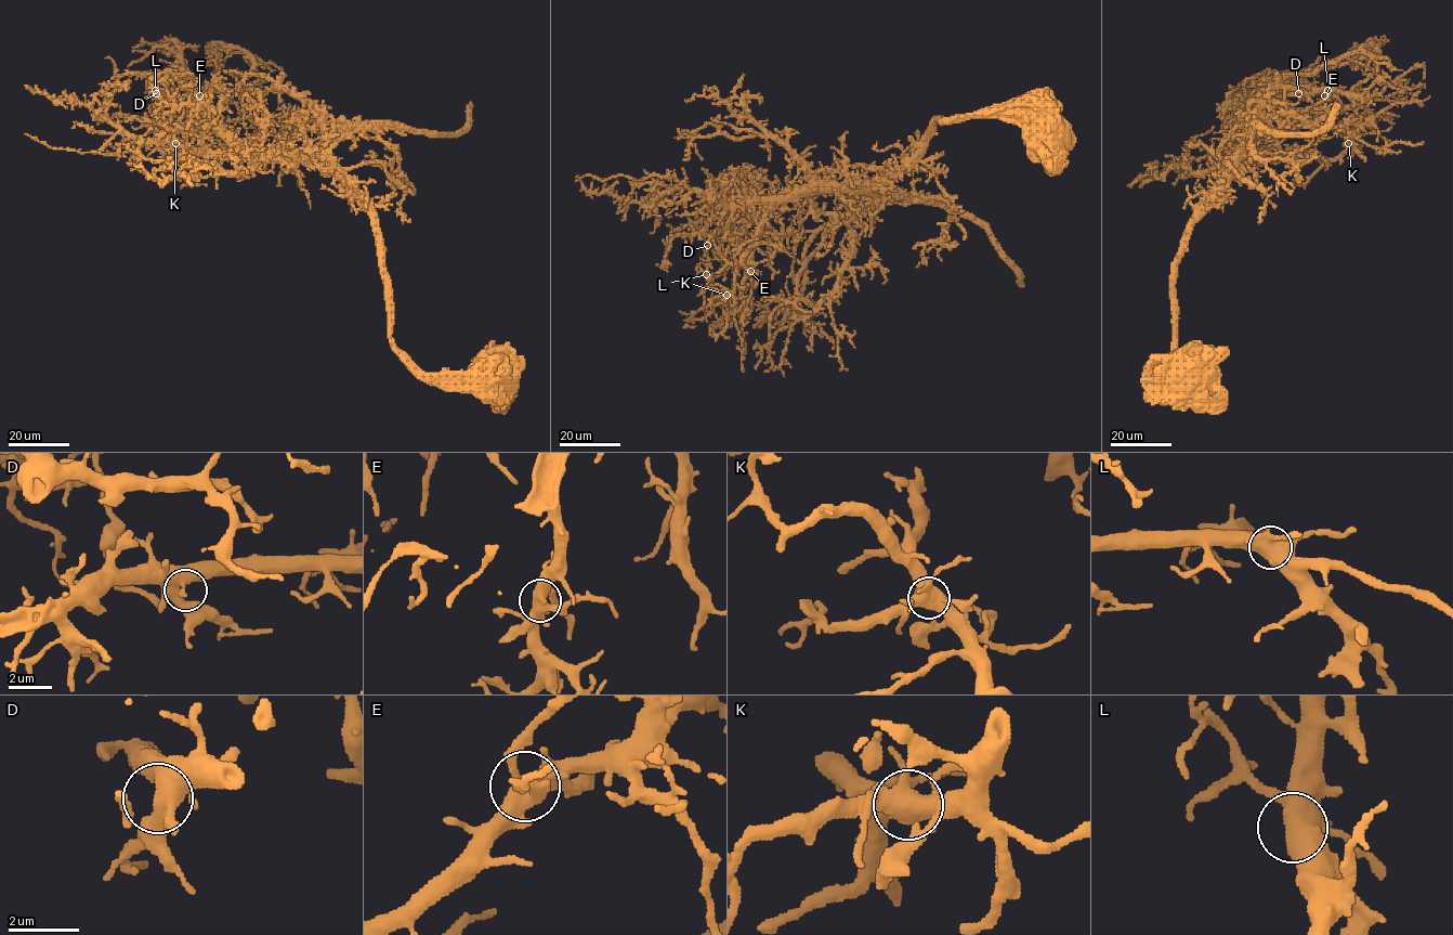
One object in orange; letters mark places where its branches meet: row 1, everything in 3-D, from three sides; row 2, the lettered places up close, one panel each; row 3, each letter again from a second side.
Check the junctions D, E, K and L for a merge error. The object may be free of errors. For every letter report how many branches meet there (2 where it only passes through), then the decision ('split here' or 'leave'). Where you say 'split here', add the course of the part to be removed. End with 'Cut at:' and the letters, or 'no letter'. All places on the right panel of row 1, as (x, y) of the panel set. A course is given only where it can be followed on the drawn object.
D: 5 | leave
E: 5 | leave
K: 7 | leave
L: 5 | leave
Cut at: no letter

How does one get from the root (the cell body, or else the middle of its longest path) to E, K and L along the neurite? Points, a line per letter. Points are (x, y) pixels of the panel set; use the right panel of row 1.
E: (1188, 376), (1181, 373), (1172, 377), (1174, 268), (1183, 233), (1221, 189), (1268, 120), (1311, 109), (1324, 95)
K: (1188, 376), (1181, 373), (1172, 377), (1174, 268), (1188, 223), (1221, 189), (1241, 158), (1337, 158), (1349, 143)
L: (1188, 376), (1172, 377), (1174, 268), (1183, 233), (1230, 177), (1248, 129), (1275, 98), (1327, 90)

